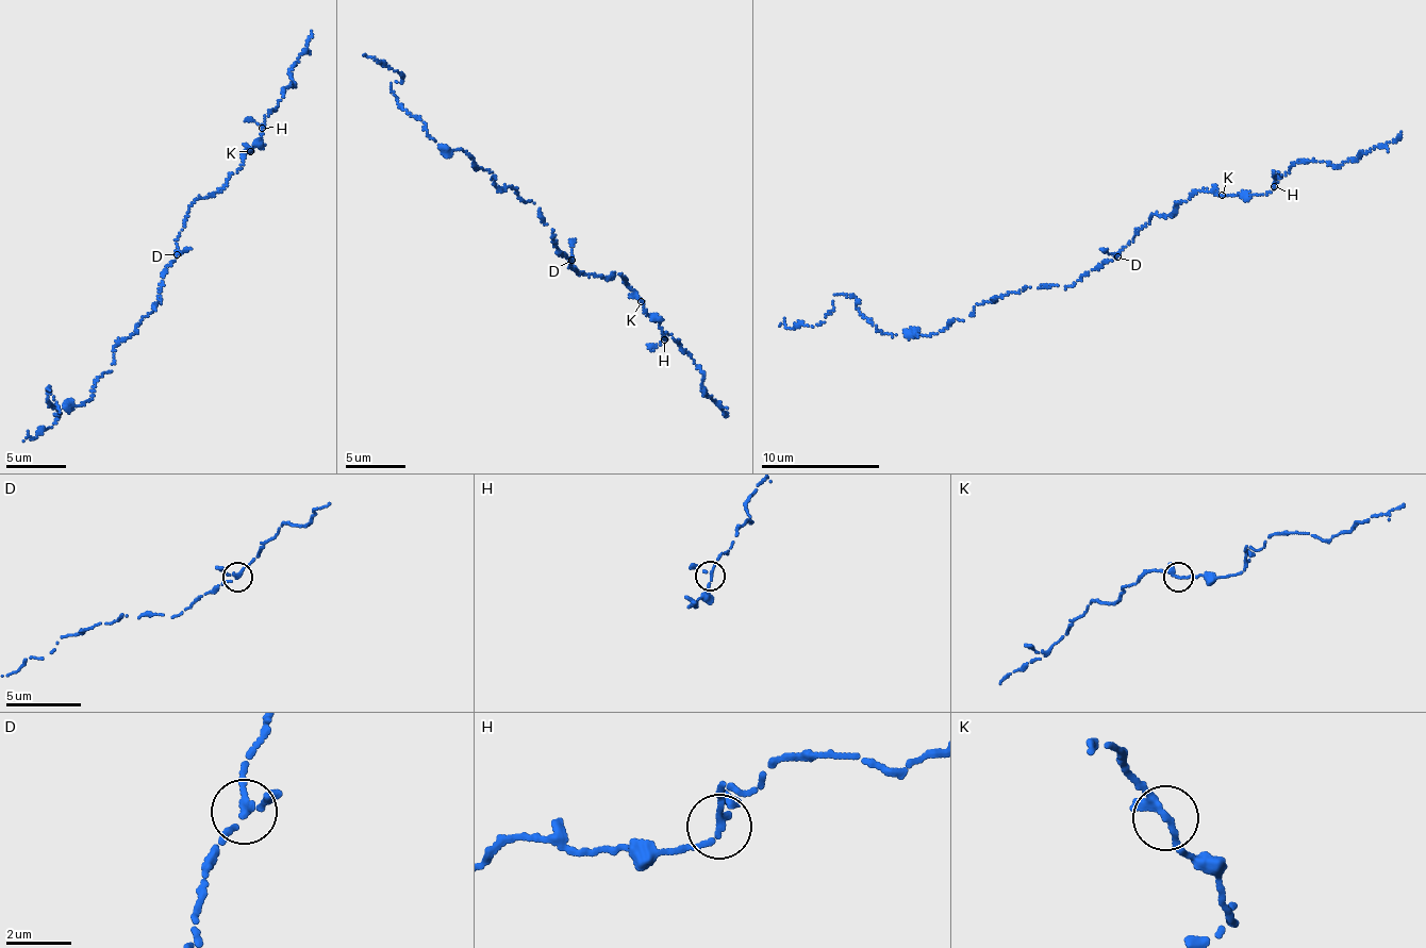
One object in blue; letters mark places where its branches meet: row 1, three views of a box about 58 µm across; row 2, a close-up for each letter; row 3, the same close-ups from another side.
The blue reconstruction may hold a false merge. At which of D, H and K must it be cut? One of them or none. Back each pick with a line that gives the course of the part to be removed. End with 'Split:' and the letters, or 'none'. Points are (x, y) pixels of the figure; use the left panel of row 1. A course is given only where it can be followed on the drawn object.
Split: none

